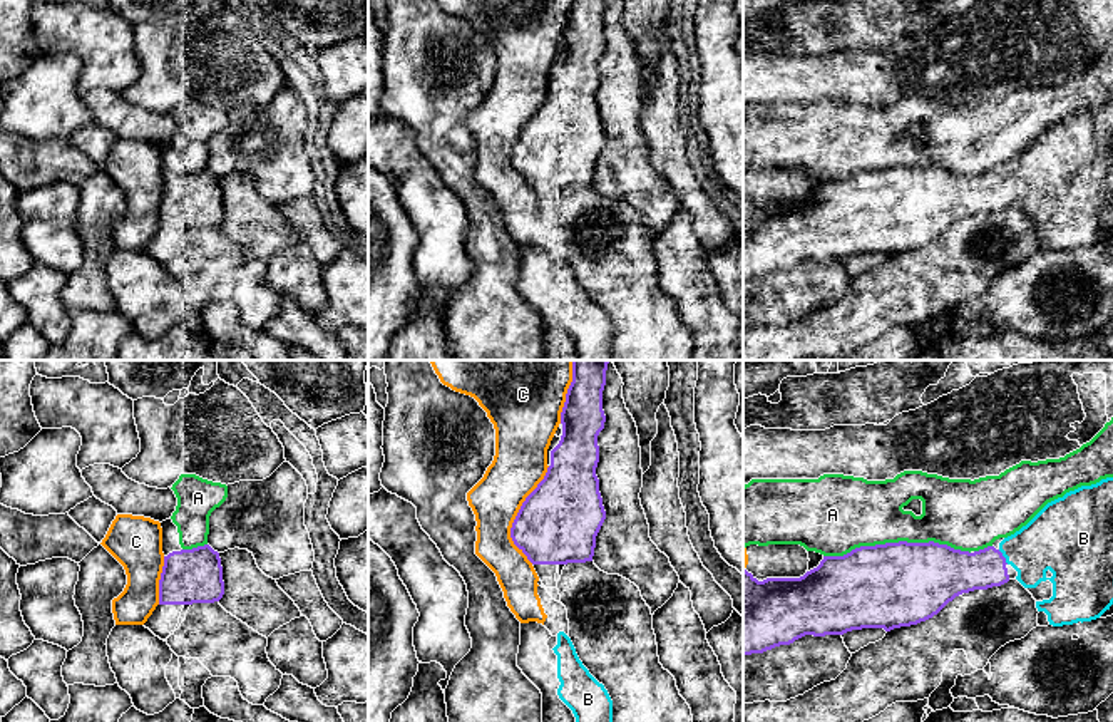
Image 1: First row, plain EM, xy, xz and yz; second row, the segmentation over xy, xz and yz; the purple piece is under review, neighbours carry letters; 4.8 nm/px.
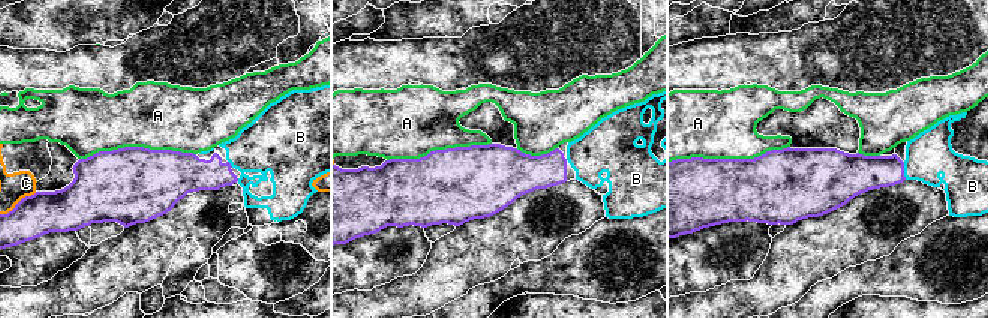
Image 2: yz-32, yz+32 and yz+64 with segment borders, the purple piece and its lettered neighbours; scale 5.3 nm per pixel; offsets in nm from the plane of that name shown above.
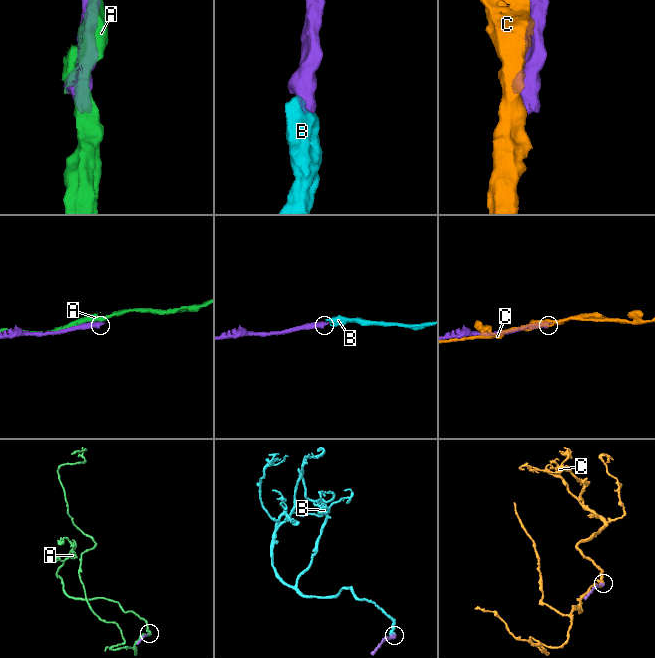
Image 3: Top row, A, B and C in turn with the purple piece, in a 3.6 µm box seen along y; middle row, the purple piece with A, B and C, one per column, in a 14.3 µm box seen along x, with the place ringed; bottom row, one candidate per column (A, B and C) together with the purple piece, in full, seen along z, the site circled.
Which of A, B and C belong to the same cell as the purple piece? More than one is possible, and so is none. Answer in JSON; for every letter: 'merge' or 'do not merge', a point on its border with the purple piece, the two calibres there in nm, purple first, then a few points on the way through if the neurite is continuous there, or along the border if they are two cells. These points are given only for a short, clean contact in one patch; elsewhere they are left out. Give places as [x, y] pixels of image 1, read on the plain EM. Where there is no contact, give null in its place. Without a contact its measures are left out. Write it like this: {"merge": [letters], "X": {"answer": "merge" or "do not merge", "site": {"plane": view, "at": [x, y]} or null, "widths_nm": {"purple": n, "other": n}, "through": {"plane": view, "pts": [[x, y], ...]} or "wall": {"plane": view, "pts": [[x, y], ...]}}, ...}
{"merge": ["B"], "A": {"answer": "do not merge", "site": {"plane": "yz", "at": [896, 168]}, "widths_nm": {"purple": 400, "other": 320}}, "B": {"answer": "merge", "site": {"plane": "yz", "at": [1003, 181]}, "widths_nm": {"purple": 220, "other": 280}}, "C": {"answer": "do not merge", "site": {"plane": "xz", "at": [518, 139]}, "widths_nm": {"purple": 380, "other": 260}}}

